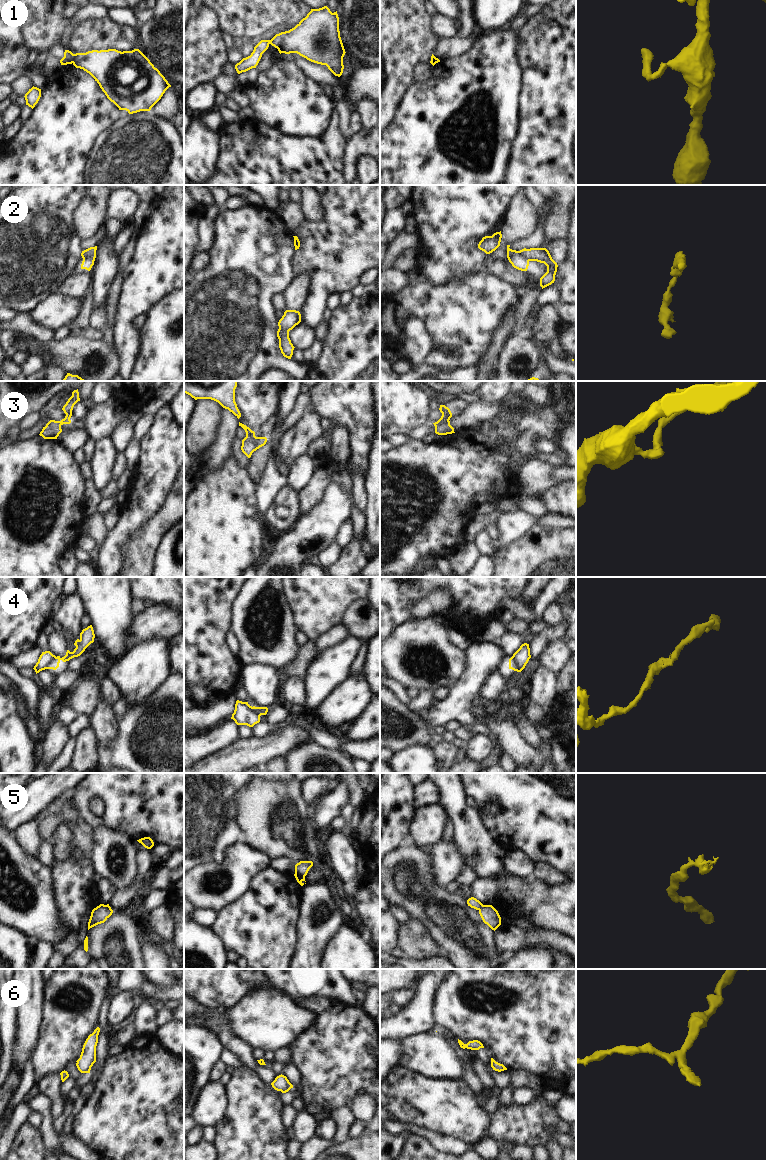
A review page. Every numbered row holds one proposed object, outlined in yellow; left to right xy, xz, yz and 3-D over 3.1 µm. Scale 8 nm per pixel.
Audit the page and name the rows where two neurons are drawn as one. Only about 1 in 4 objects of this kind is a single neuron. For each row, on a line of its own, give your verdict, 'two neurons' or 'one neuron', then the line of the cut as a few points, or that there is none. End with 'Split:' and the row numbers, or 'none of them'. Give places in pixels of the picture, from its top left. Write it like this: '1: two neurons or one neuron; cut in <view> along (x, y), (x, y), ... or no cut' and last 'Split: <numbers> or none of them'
1: two neurons; cut in xy along (74, 54), (72, 62)
2: two neurons; cut in xy along (95, 253), (83, 259)
3: two neurons; cut in xz along (255, 437), (255, 446), (257, 448)
4: two neurons; cut in xz along (252, 707), (260, 715)
5: two neurons; cut in xz along (295, 873), (304, 876)
6: one neuron; no cut
Split: 1, 2, 3, 4, 5

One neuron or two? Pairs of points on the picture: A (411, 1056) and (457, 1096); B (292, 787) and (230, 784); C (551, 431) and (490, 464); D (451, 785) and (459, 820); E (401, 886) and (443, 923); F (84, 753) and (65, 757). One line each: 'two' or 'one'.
A: two
B: two
C: one
D: one
E: one
F: two

